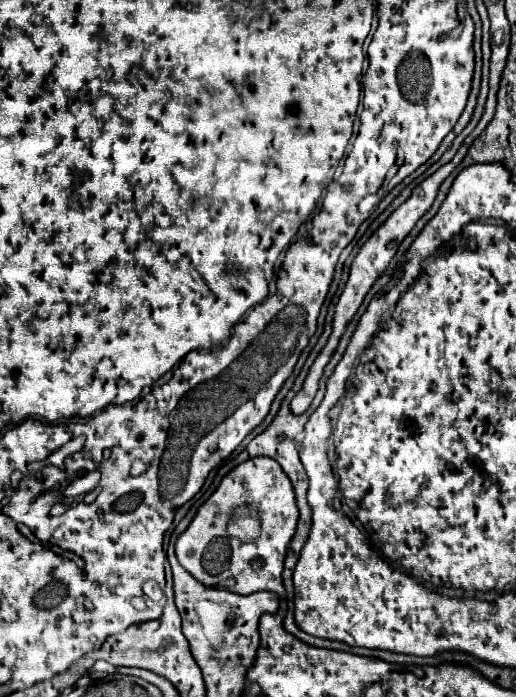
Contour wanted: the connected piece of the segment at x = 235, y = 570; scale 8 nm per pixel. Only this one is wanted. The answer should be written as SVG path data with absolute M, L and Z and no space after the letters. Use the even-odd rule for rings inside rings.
M259 456L239 464L221 480L219 488L197 510L189 528L177 538L175 552L179 564L205 586L227 588L235 594L271 590L285 596L281 572L295 528L297 502L293 484L273 458ZM241 506L245 508L245 516L255 516L259 520L259 534L253 540L243 540L227 532L235 510ZM227 582L231 582L231 588Z

